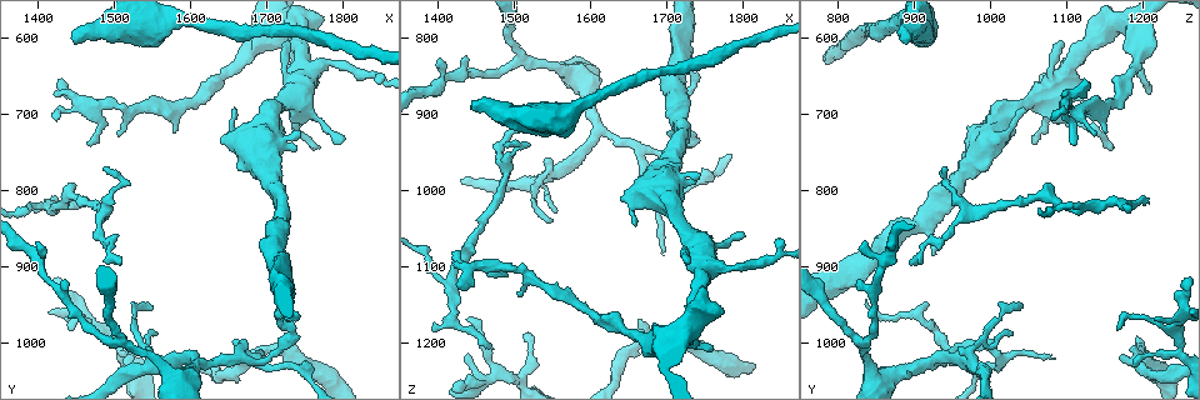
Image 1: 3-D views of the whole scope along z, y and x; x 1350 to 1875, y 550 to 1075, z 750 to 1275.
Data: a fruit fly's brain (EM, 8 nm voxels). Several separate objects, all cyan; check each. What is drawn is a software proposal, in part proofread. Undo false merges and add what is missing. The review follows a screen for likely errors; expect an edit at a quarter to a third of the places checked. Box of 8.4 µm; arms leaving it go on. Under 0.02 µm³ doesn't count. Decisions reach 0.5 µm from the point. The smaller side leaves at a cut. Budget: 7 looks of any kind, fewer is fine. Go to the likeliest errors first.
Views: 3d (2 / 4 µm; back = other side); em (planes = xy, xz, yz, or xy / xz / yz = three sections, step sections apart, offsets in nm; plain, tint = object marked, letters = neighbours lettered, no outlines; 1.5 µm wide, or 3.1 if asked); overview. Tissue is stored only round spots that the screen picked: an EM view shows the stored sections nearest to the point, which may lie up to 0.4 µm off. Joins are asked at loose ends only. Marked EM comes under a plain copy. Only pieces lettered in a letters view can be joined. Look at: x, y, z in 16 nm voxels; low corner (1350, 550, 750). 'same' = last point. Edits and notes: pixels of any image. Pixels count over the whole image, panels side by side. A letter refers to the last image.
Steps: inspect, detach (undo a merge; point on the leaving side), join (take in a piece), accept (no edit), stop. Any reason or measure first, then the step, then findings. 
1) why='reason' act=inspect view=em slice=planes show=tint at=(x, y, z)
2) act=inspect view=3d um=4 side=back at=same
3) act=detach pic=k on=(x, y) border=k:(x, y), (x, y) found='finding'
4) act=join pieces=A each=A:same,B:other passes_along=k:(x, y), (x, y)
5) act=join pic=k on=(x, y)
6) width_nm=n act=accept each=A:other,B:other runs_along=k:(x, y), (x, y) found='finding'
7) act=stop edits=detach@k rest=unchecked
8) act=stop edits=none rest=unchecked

why='stops while still wide' act=inspect view=3d um=4 side=back at=(1450, 605, 890)

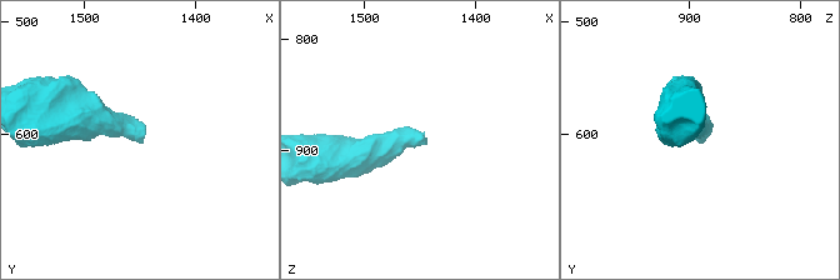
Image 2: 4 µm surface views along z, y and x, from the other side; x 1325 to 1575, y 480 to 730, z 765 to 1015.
why='now the EM' act=inspect view=em slice=xy step=4 show=letters at=(1450, 604, 886)

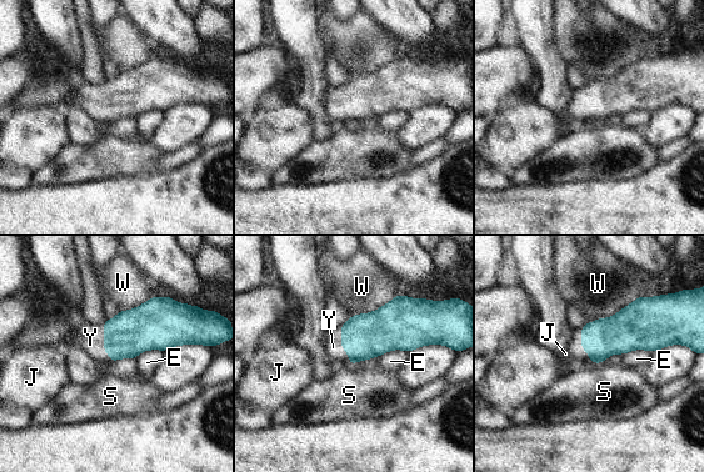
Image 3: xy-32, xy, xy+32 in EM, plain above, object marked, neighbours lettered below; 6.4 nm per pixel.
act=inspect view=em slice=planes show=letters at=same

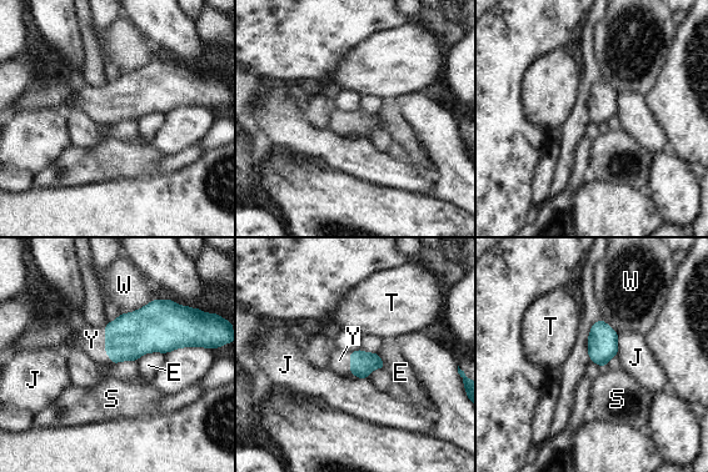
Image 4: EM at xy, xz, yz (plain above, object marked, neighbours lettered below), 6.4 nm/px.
act=join pieces=Y each=E:other,J:other,S:other,T:other,W:other,Y:same passes_along=4:(131, 335), (105, 345), (91, 340) found='it goes on there'

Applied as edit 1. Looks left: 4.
why='thin end' act=inspect view=3d um=2 at=(1470, 815, 1210)

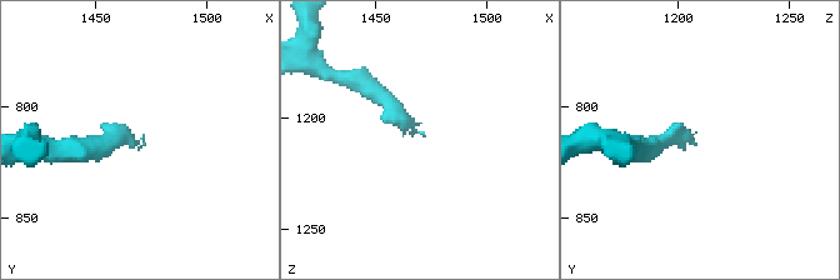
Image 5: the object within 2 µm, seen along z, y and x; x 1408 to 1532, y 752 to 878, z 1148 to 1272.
act=inspect view=em slice=planes show=letters at=(1472, 818, 1208)

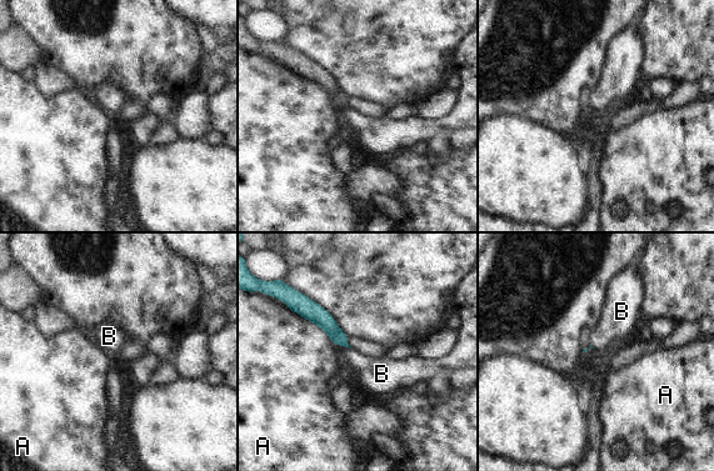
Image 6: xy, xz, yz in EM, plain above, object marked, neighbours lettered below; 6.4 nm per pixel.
act=join pieces=B each=A:other,B:same passes_along=6:(321, 317), (345, 346), (373, 374) found='it goes on there'

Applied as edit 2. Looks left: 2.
why='see it whole again' act=inspect view=overview

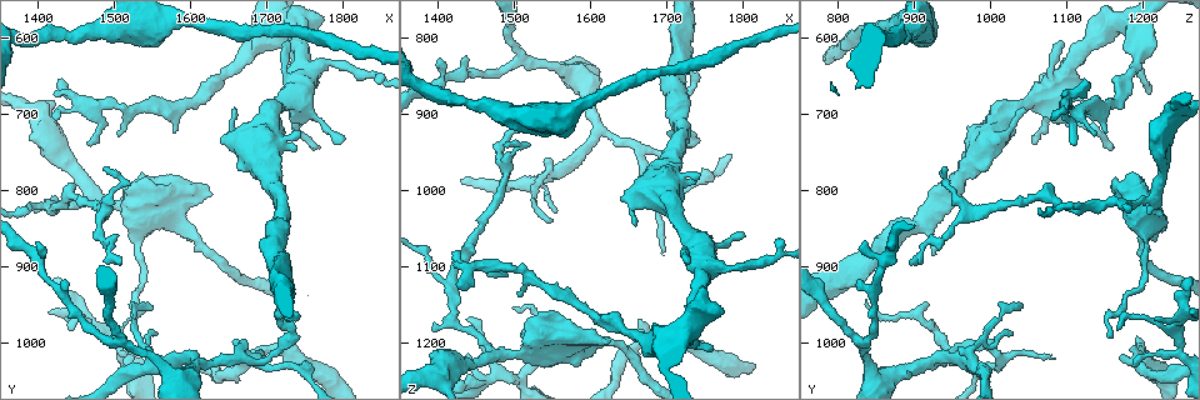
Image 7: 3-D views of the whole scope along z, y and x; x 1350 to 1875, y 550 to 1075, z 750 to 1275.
act=inspect view=em slice=planes show=letters at=(1770, 745, 1160)

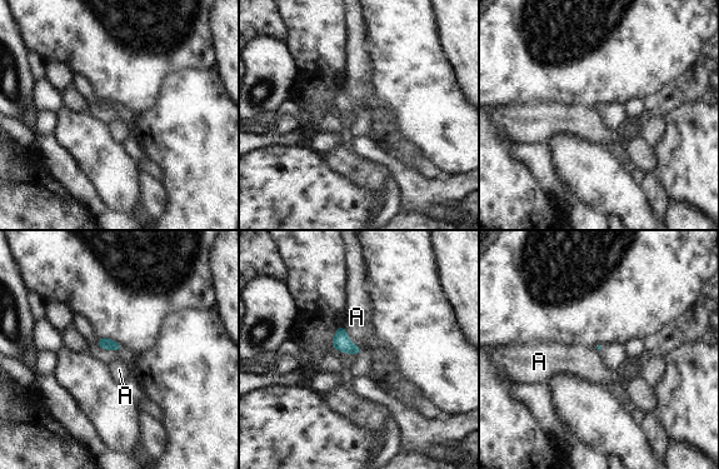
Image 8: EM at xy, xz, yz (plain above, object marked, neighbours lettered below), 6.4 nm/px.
act=accept each=A:other border=8:(340, 323), (348, 338), (360, 347) found='no lettered piece goes on from it'

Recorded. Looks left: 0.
act=stop edits=join@4,join@6 rest=unchecked

